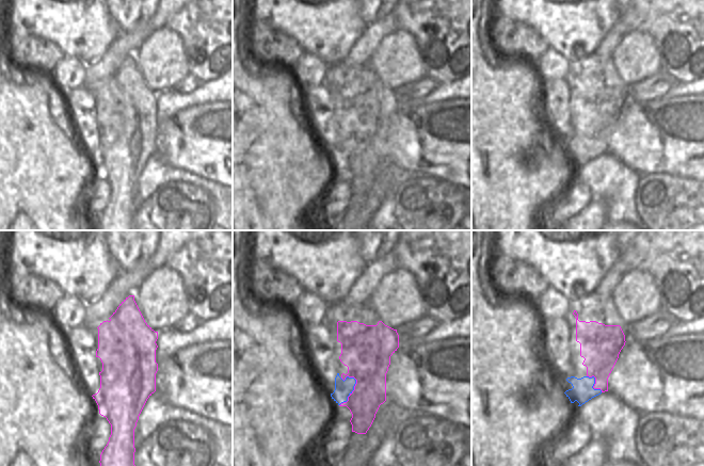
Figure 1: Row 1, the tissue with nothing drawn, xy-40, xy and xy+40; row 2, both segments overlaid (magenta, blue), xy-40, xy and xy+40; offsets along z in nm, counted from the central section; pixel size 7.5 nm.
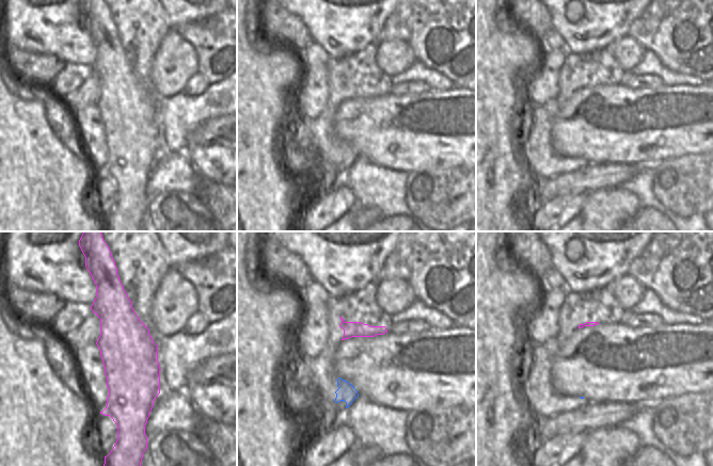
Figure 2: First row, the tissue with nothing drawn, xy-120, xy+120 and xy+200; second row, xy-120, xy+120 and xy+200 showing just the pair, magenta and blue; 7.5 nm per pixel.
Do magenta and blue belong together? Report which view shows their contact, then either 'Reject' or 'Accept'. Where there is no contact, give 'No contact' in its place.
Touches magenta in xy. Reject.

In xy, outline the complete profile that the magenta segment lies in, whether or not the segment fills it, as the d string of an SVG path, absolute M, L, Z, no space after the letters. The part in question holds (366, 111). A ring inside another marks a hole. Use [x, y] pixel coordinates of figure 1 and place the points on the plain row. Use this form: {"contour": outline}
{"contour": "M338 82L337 102L341 105L339 120L348 128L341 140L356 141L348 162L339 167L350 171L352 193L366 195L380 166L386 162L386 134L390 117L399 109L399 96L382 82L377 86Z"}

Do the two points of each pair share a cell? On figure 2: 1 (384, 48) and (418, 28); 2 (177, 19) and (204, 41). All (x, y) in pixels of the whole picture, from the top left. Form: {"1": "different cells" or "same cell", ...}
{"1": "different cells", "2": "different cells"}

